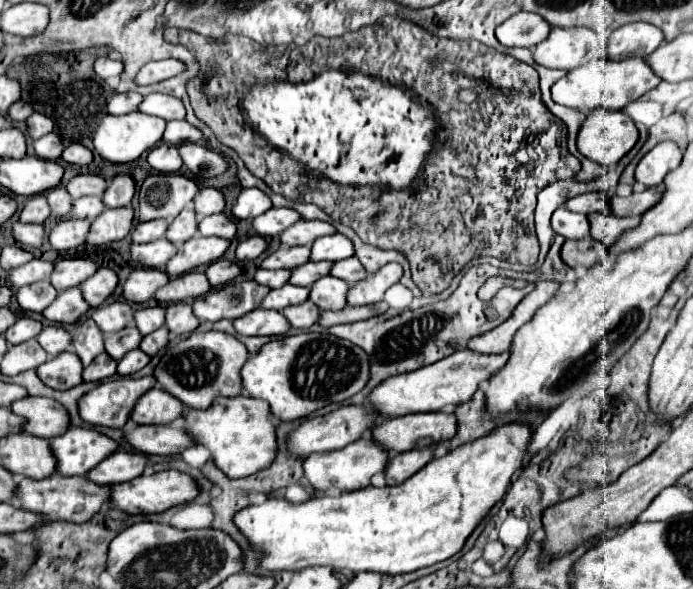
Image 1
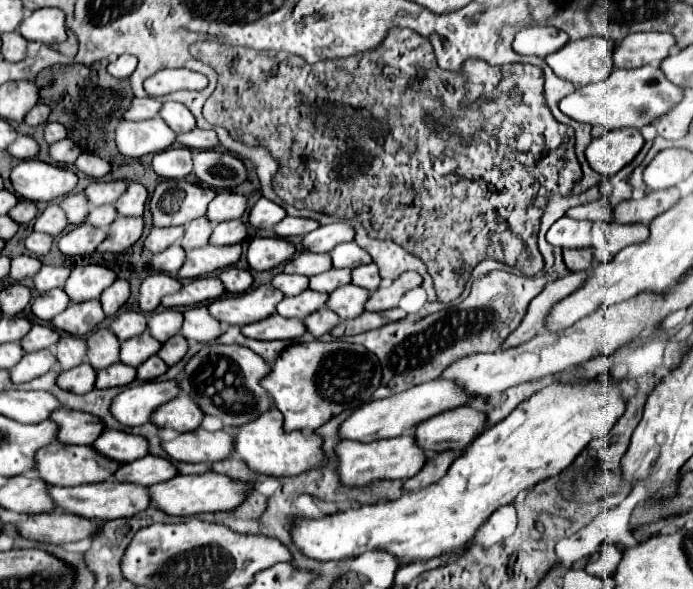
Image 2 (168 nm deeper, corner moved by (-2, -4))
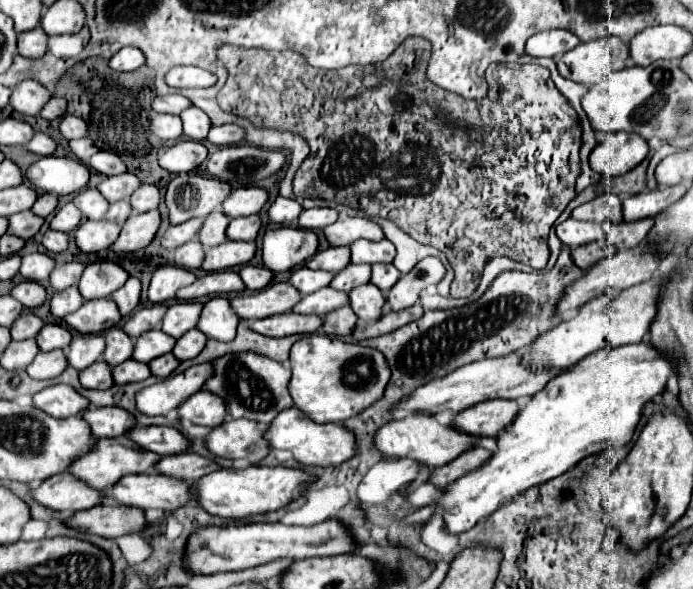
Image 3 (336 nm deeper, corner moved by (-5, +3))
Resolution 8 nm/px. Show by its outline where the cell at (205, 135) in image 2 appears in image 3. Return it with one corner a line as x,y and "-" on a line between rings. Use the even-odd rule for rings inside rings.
225,124
225,126
211,126
207,140
217,146
229,146
229,144
243,142
243,136
245,136
243,128
239,128
235,124

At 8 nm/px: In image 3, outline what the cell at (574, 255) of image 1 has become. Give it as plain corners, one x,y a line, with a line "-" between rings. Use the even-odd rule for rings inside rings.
591,242
591,244
583,244
575,250
571,250
571,258
575,260
575,264
581,270
587,270
587,266
593,266
595,262
607,258
609,254
613,254
613,248
605,248
599,242

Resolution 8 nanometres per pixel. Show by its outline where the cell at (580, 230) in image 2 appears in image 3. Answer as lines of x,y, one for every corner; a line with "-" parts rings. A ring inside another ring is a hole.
567,218
565,222
557,224
555,232
557,232
559,240
563,244
567,244
569,248
583,246
583,244
597,240
597,224
585,222
585,220
575,220
575,218

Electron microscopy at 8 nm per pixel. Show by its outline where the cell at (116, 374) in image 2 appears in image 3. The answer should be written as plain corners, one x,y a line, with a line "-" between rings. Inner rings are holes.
127,360
127,362
121,362
121,364
113,366
111,374
113,374
115,384
129,384
129,382
141,382
141,380
149,378
151,376
151,370
143,362

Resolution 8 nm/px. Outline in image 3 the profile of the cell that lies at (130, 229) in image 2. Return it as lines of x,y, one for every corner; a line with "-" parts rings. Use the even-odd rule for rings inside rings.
149,210
143,214
131,214
121,228
119,238
113,242
113,252
135,252
145,248
161,224
159,210

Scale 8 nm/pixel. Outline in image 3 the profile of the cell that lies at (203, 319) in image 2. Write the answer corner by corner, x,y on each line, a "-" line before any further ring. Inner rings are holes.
215,296
203,304
197,328
207,336
221,342
231,342
235,338
239,316
231,310
223,296

